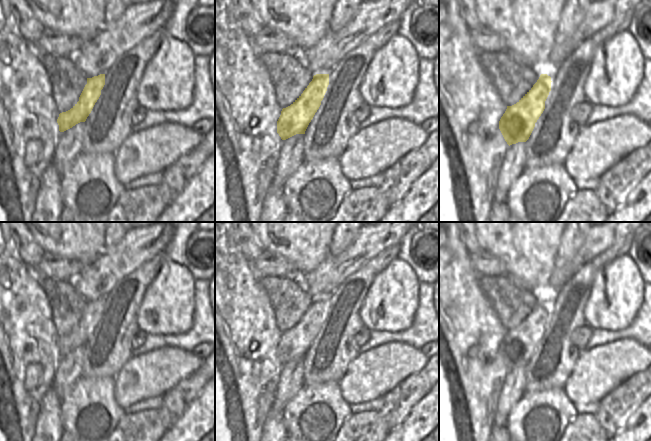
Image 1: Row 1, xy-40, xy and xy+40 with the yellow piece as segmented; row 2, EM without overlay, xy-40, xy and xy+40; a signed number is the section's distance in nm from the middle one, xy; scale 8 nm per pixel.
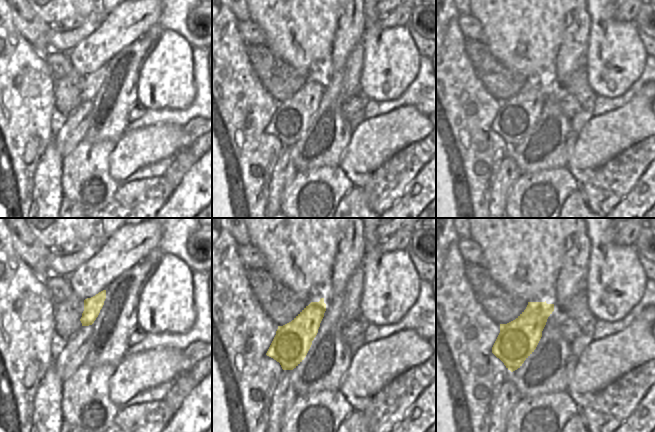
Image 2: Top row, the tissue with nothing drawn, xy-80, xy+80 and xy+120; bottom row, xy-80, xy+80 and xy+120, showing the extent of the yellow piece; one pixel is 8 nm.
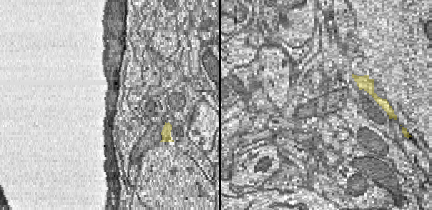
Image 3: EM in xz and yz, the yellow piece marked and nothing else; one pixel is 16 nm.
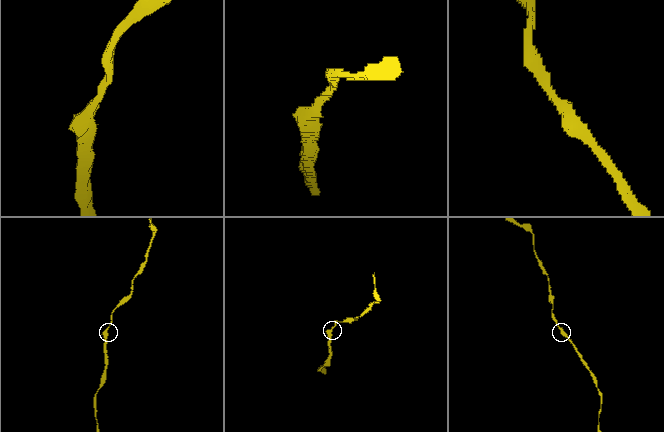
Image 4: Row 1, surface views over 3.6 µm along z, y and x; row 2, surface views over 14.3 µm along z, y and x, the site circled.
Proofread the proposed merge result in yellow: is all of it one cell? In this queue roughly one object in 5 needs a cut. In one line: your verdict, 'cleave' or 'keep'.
keep

